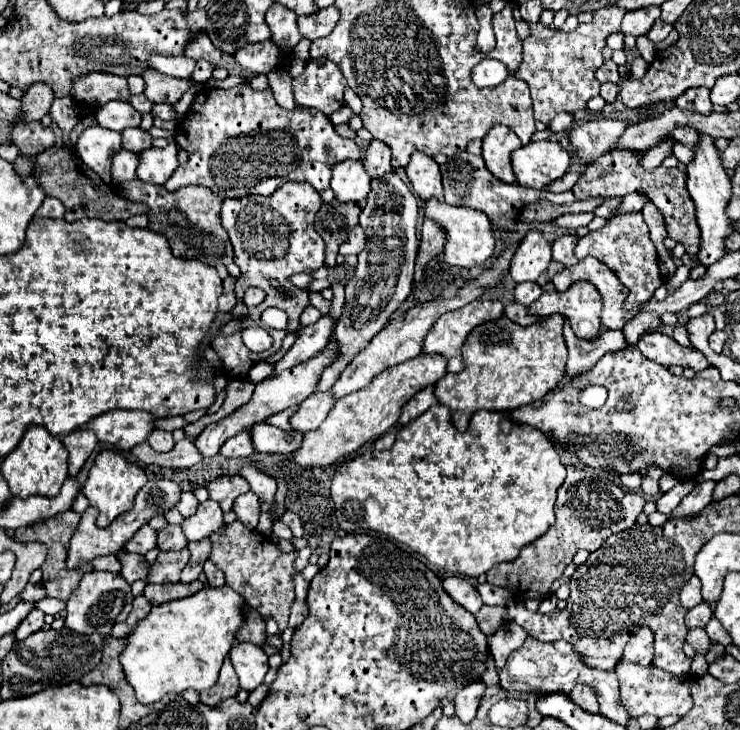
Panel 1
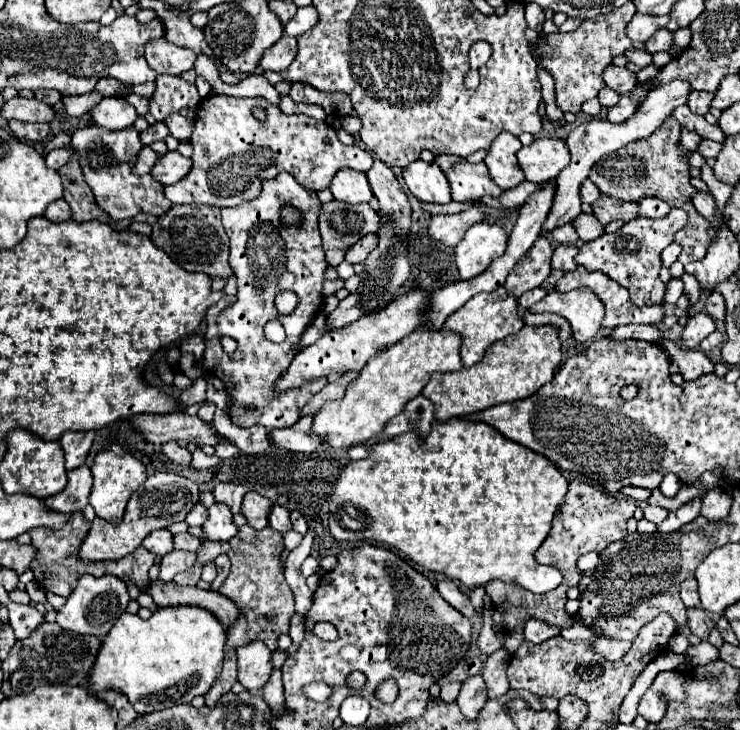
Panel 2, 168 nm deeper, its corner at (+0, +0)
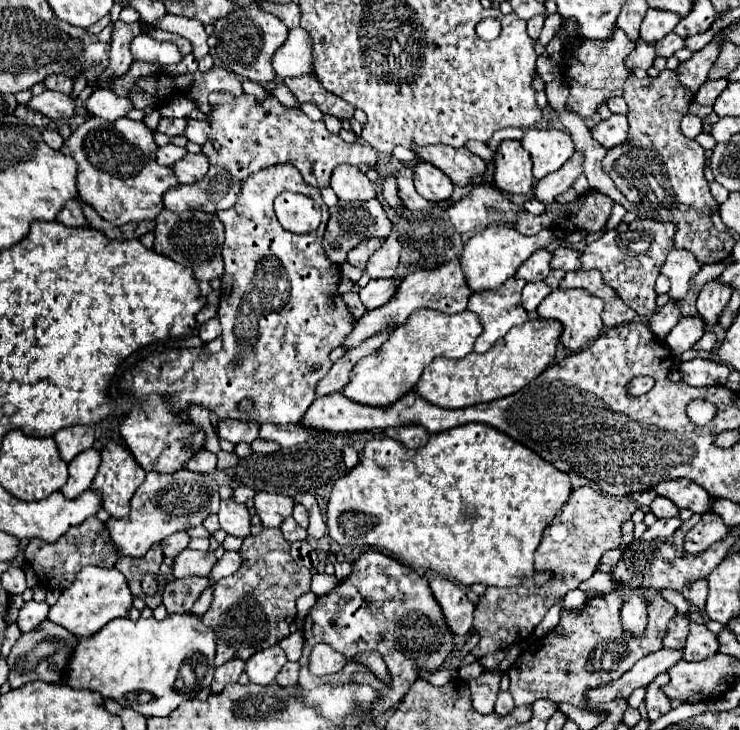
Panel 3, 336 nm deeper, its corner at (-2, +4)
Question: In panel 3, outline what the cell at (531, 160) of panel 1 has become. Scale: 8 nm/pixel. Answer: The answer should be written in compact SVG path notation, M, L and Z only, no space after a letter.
M525 129L521 145L533 159L535 179L557 171L575 151L569 133L561 129Z

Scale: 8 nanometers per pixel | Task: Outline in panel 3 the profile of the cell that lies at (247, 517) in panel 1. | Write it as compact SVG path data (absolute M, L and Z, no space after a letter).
M257 493L255 495L255 509L265 527L281 527L283 519L287 519L293 511L295 501L281 493Z

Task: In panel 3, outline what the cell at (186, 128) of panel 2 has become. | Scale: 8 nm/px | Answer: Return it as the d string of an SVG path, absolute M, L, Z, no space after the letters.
M189 119L185 137L187 137L189 141L193 141L193 143L203 145L203 143L209 139L209 131L211 131L211 127L209 127L207 121L193 121L193 119Z

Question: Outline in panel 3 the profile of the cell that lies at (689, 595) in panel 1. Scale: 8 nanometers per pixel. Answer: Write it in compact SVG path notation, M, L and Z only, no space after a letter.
M699 579L689 587L689 603L695 609L703 609L705 601L707 601L707 581Z

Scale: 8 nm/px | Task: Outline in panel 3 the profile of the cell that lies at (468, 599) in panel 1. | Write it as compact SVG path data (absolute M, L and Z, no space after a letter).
M443 577L431 579L429 587L431 587L435 601L439 603L441 611L443 611L443 619L445 619L447 627L451 629L451 633L457 637L469 633L473 627L475 605L465 597L465 591L459 585L455 585Z

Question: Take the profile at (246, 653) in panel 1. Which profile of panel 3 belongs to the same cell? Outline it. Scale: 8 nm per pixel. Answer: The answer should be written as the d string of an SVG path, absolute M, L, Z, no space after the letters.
M269 647L267 651L259 651L251 659L247 659L245 671L251 683L271 685L285 663L287 663L285 651L281 647Z

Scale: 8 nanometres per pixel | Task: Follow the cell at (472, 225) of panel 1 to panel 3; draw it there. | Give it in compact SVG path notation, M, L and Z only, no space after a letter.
M491 225L485 227L483 231L479 231L477 235L473 235L465 249L461 251L459 259L463 265L463 273L467 277L467 285L471 287L473 293L481 293L481 291L493 291L499 289L509 277L515 275L515 271L519 269L519 265L529 259L535 251L539 249L547 249L553 241L557 241L557 237L543 229L537 235L521 235L519 231L515 231L513 227L505 227L505 225Z

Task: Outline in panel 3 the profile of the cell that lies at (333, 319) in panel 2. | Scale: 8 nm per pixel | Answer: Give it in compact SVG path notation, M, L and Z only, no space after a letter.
M377 279L377 281L369 281L367 287L363 287L359 291L361 301L365 303L367 309L375 309L385 305L387 301L391 301L391 297L397 293L401 279Z

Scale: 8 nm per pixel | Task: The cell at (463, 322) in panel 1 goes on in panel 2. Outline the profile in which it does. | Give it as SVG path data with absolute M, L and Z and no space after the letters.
M503 287L493 293L479 293L471 297L461 309L457 309L443 325L443 331L453 331L461 337L461 363L463 367L475 365L489 345L497 339L517 333L523 327L523 321L517 313L517 299L513 299Z

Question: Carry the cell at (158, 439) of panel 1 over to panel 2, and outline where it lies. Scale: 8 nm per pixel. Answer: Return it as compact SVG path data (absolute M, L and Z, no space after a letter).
M169 441L169 443L163 443L161 449L163 449L163 453L165 453L173 463L177 463L177 465L181 465L181 467L189 467L191 453L189 453L185 447L181 447L179 443Z

